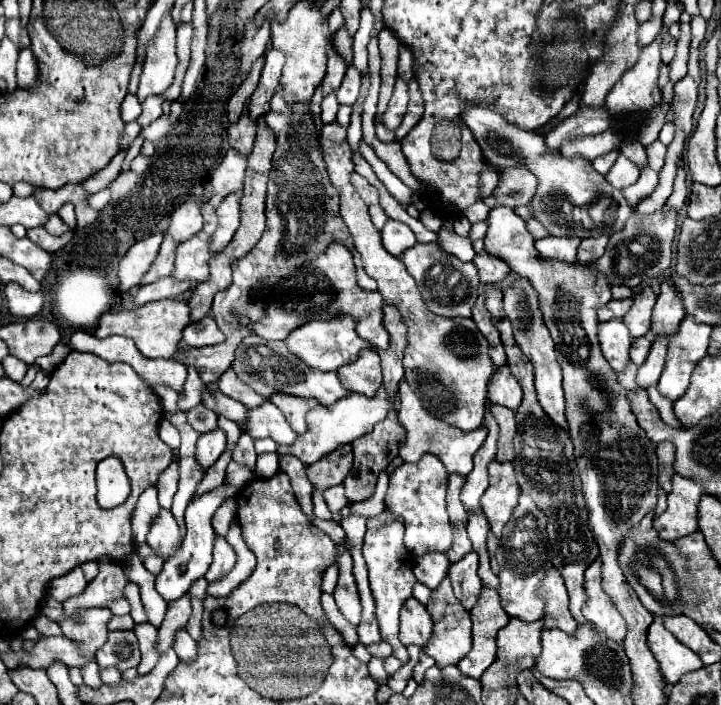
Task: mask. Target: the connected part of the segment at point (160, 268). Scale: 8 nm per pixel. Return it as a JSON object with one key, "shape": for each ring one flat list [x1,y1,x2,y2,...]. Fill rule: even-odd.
{"shape":[[165,234,163,236,163,244,161,244,161,250,157,254,157,260,151,264,151,268,147,270,147,274,143,276,143,282,141,284,149,284,149,282,155,282,157,278,163,278,163,276,169,276,173,272,173,266,175,266,175,240]]}

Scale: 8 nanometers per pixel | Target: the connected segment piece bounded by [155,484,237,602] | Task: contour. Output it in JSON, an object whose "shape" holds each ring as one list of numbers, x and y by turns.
{"shape":[[219,486,211,492,205,492,205,494,199,494,195,498,191,498,191,502,187,504,187,512,185,512,185,540,183,540,183,546,179,550,177,556,165,560,165,566,163,570,157,574,155,578,155,590,165,598,165,602,173,602,179,599,183,594,188,592,191,584,199,578,205,576,207,568,211,566,213,562,213,540,215,540,215,532,211,528,211,518,213,518,213,512,215,508,219,508,219,504,223,504,223,500,231,498,233,494,237,494,237,488,235,486]]}

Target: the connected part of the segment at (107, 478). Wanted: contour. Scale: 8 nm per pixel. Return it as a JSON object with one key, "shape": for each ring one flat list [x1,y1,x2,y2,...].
{"shape":[[105,458,97,466,97,502,109,510,123,504,129,496,129,480,119,458]]}

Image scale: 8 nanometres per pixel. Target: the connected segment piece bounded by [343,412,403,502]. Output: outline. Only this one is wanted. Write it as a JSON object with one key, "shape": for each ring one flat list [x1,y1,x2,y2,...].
{"shape":[[391,412,391,416,387,416,385,420,381,420,379,424,375,424,373,432,369,432,369,434,361,436,359,440,351,442,355,460,353,460,353,468,351,468,349,478,343,482,345,494,347,494,349,502,361,502,361,500,367,500,367,498,373,496,379,472,385,470,389,466,389,462,397,456,397,444,399,444,399,440,403,440,403,428,397,422,397,414]]}

